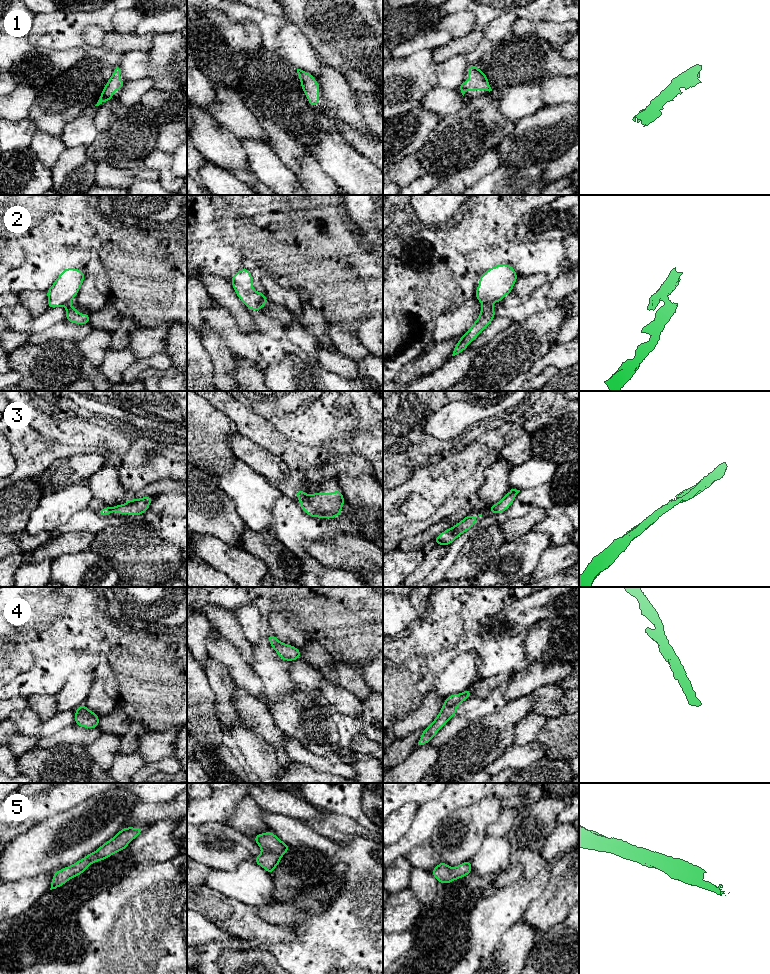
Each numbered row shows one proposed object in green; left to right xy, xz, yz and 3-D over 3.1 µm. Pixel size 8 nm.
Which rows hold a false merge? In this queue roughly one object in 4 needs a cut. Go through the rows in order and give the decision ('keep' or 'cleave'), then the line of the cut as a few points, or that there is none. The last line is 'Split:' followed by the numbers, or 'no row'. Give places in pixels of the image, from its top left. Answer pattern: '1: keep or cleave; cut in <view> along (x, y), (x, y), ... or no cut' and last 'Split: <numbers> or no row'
1: keep; no cut
2: cleave; cut in yz along (490, 303), (483, 305)
3: keep; no cut
4: keep; no cut
5: keep; no cut
Split: 2

